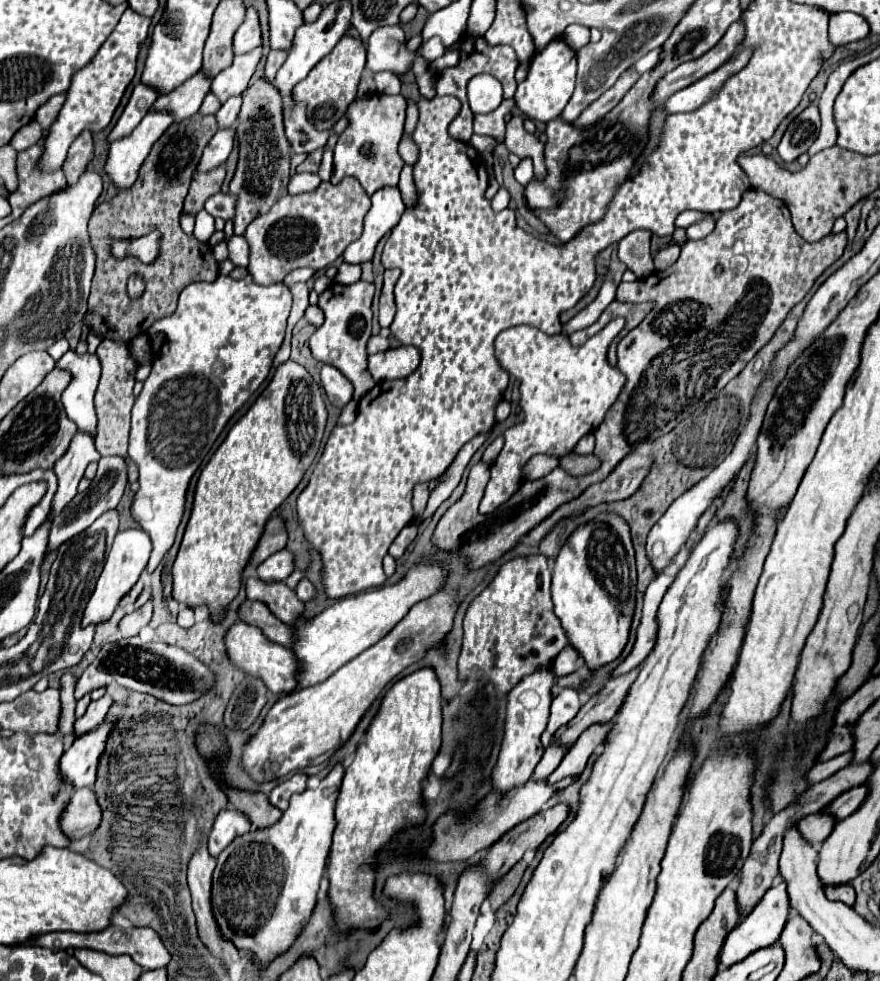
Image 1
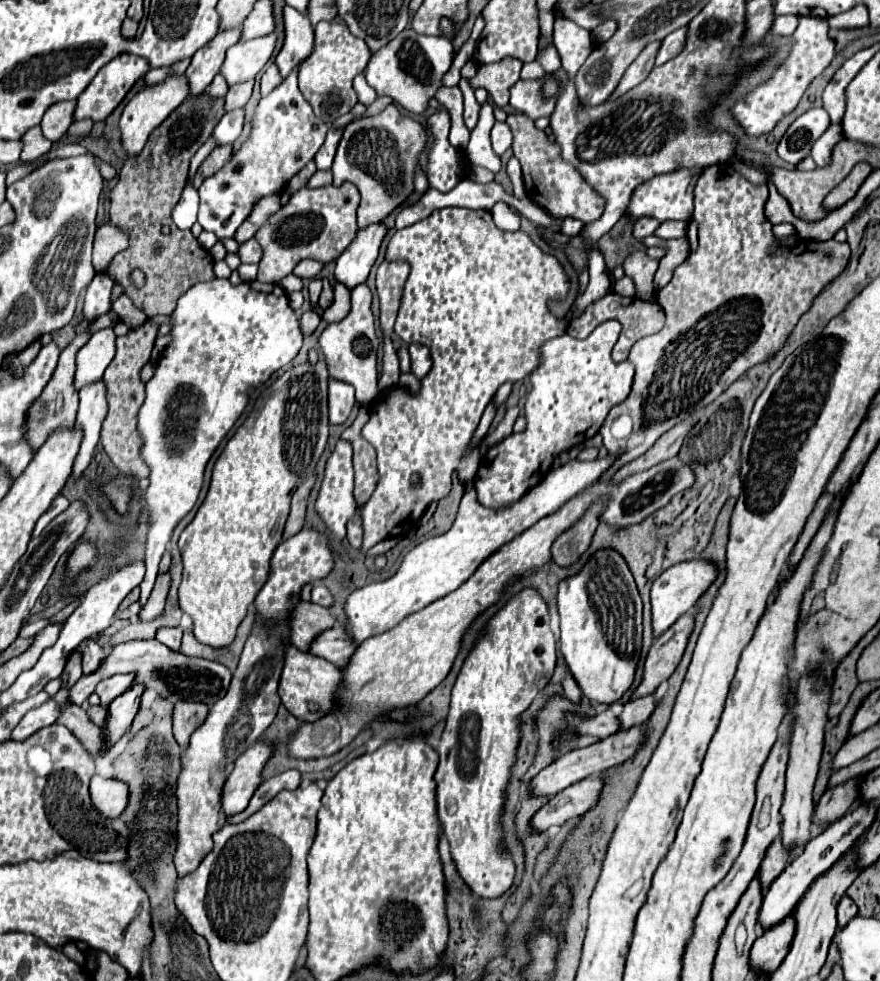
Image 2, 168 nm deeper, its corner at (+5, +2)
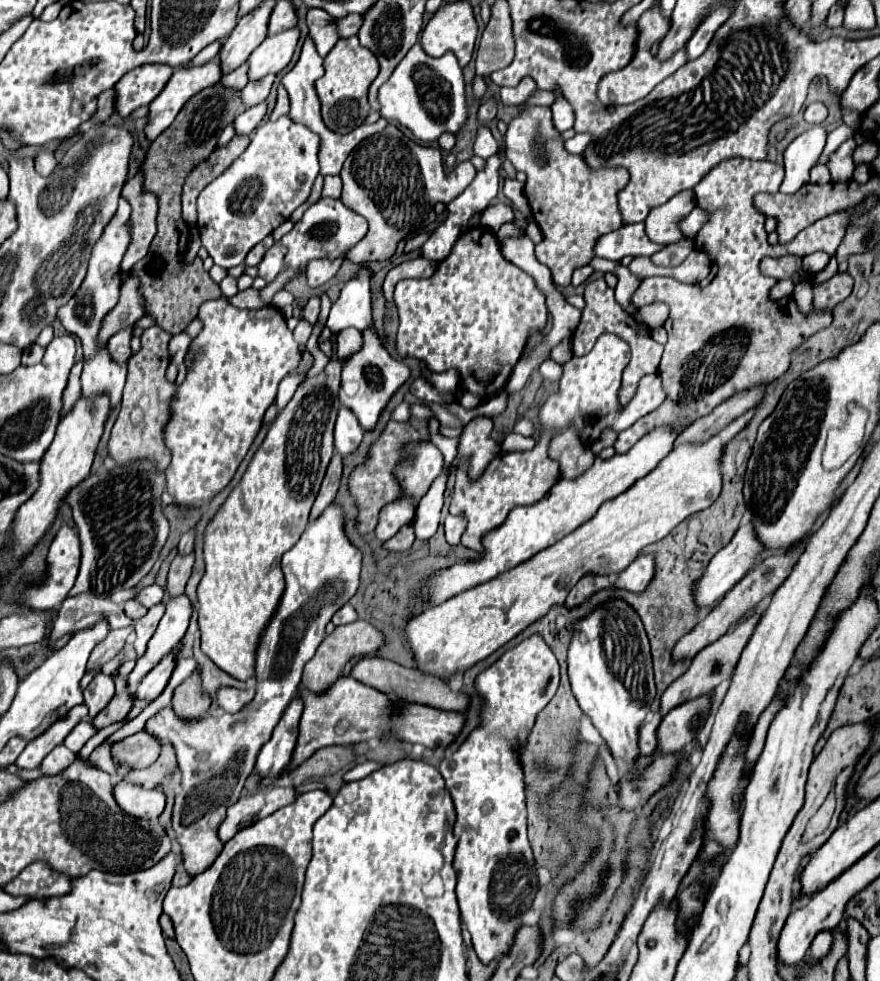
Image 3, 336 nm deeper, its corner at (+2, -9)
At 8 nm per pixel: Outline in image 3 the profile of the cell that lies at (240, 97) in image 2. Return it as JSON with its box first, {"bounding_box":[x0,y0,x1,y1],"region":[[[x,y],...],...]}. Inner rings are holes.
{"bounding_box":[241,75,275,107],"region":[[[269,75],[269,77],[263,77],[259,81],[251,81],[245,85],[245,89],[241,89],[241,101],[245,107],[253,107],[257,103],[263,103],[269,95],[269,89],[275,81],[275,75]]]}

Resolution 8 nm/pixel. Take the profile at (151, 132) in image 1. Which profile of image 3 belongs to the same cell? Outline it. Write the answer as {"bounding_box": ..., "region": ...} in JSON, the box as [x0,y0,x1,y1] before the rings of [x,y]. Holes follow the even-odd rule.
{"bounding_box":[143,59,221,141],"region":[[[217,59],[191,69],[177,69],[171,79],[167,81],[165,89],[155,97],[155,101],[149,105],[147,123],[143,127],[143,133],[147,141],[153,141],[159,133],[163,133],[177,117],[181,107],[199,91],[205,87],[217,83],[221,79],[221,69],[217,65]]]}

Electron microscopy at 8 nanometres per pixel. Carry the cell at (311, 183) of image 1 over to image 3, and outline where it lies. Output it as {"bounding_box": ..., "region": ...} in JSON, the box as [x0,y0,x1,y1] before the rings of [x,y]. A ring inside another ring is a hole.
{"bounding_box":[323,177,341,199],"region":[[[325,177],[323,185],[323,197],[337,199],[341,195],[341,179],[339,177]]]}

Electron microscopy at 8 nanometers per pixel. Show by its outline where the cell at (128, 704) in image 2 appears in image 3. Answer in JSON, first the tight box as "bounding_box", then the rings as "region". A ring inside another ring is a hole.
{"bounding_box":[133,653,175,703],"region":[[[169,653],[169,657],[165,657],[165,661],[161,661],[161,665],[151,669],[147,673],[147,677],[139,683],[139,687],[133,691],[133,699],[141,699],[147,703],[157,699],[161,695],[161,691],[165,689],[169,677],[173,673],[173,667],[175,667],[175,653]]]}

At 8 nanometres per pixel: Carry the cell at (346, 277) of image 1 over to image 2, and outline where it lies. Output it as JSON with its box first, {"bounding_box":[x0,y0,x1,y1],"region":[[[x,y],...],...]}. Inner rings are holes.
{"bounding_box":[322,283,350,322],"region":[[[335,283],[333,290],[333,303],[330,308],[324,310],[324,314],[322,314],[322,318],[324,318],[326,322],[336,322],[336,320],[340,322],[340,318],[344,318],[344,314],[350,312],[350,294],[348,294],[348,290],[340,283]]]}

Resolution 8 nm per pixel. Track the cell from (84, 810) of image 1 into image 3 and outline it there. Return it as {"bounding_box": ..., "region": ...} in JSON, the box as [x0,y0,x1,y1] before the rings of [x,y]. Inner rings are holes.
{"bounding_box":[113,781,165,819],"region":[[[117,781],[113,787],[117,805],[135,819],[155,819],[165,807],[165,795],[157,789],[143,789],[127,781]]]}

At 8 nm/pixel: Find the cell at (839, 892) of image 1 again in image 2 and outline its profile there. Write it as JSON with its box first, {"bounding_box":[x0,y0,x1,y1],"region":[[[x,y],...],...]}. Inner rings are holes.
{"bounding_box":[838,896,858,928],"region":[[[844,896],[838,904],[838,928],[846,926],[846,922],[850,922],[850,918],[854,918],[856,914],[858,914],[856,904],[848,896]]]}

